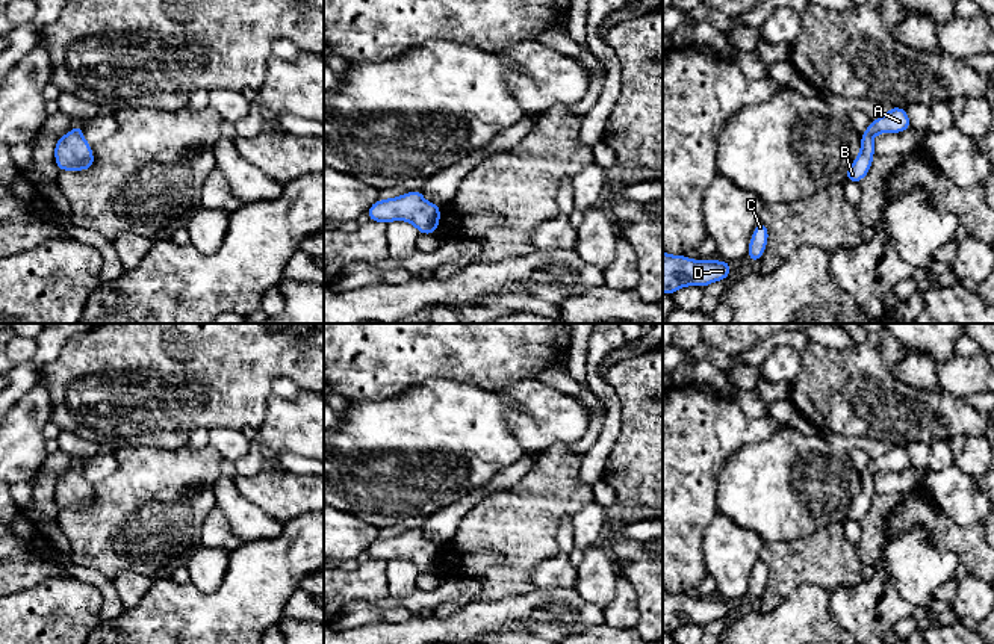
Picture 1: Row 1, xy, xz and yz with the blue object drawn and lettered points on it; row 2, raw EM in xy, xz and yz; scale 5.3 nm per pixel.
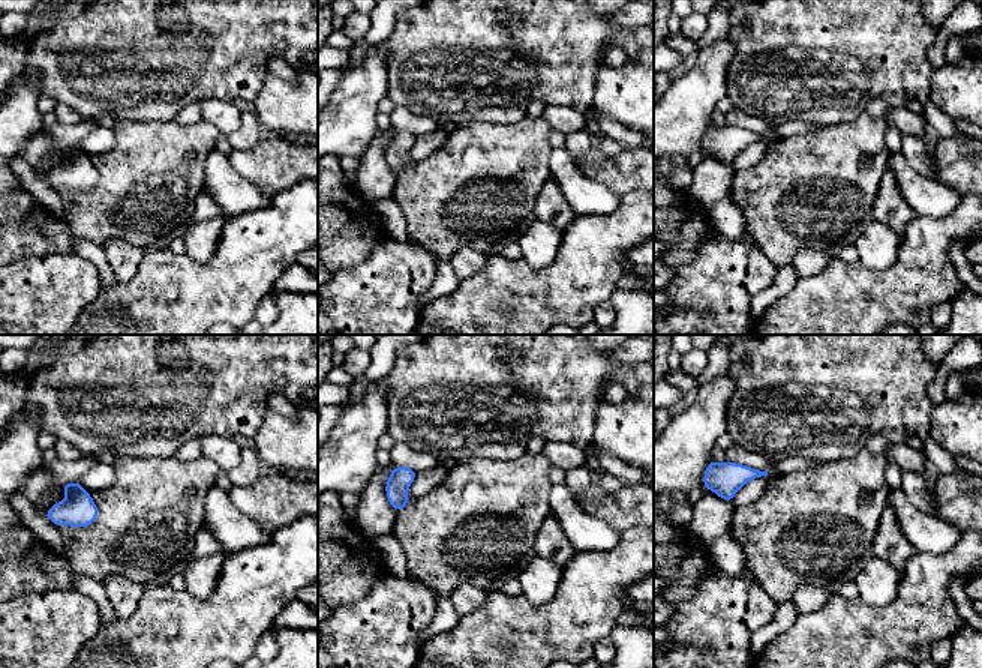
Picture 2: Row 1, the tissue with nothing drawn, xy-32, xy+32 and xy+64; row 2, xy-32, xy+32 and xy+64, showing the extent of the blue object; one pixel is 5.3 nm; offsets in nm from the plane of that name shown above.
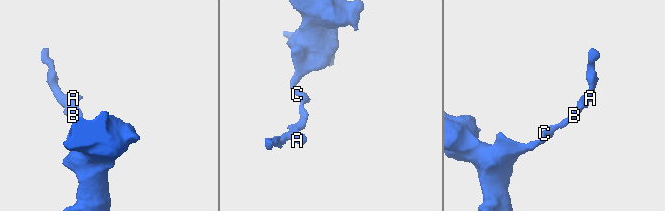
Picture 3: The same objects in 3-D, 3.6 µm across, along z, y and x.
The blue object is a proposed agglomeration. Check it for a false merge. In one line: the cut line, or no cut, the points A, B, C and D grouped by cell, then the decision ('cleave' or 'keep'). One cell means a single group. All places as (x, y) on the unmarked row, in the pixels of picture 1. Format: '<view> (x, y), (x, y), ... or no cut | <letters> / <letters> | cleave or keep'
no cut | A B C D | keep

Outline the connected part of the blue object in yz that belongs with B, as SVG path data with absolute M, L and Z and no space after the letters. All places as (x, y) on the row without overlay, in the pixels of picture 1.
M891 446L884 455L870 458L870 464L861 472L861 490L846 509L846 520L861 522L871 506L874 496L873 475L881 472L902 472L911 466L911 458L903 446Z

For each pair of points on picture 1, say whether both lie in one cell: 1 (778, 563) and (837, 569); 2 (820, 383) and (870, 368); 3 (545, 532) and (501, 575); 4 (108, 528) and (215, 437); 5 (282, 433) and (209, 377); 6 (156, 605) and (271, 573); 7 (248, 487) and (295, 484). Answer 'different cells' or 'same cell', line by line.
1: same cell
2: same cell
3: same cell
4: different cells
5: different cells
6: same cell
7: same cell

